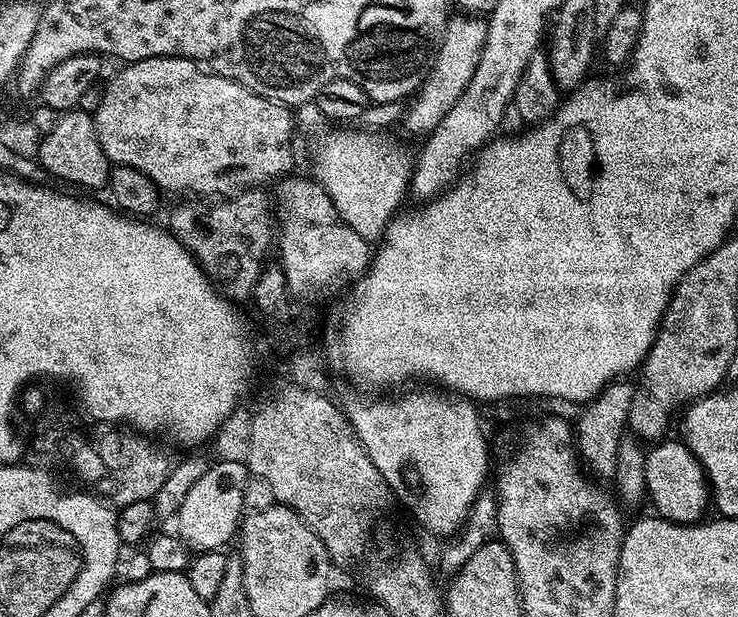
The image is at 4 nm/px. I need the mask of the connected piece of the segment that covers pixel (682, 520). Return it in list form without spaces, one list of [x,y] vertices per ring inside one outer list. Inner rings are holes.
[[[673,438],[673,440],[668,439],[661,439],[655,446],[649,447],[644,457],[646,486],[648,487],[647,499],[650,504],[652,500],[653,506],[656,507],[653,508],[655,515],[662,516],[666,520],[672,520],[676,524],[694,524],[705,515],[703,512],[710,508],[710,489],[704,475],[704,467],[683,442],[676,438]]]

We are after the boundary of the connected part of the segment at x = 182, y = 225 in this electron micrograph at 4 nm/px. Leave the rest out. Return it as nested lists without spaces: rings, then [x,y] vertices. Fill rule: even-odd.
[[[260,190],[237,192],[231,198],[221,199],[213,208],[199,212],[196,208],[180,208],[169,218],[167,227],[176,241],[194,257],[200,269],[208,275],[209,280],[218,289],[220,295],[233,302],[241,302],[253,295],[256,284],[260,280],[261,269],[266,264],[264,252],[274,244],[274,208]]]

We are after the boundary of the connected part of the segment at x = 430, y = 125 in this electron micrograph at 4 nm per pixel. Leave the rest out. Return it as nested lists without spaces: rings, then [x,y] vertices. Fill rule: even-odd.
[[[456,14],[449,19],[448,28],[440,43],[436,61],[430,66],[426,78],[421,82],[418,91],[411,97],[408,112],[402,121],[402,128],[413,132],[419,138],[427,137],[429,132],[450,114],[454,102],[462,98],[466,86],[470,86],[470,78],[474,78],[474,70],[478,70],[478,62],[482,58],[482,50],[486,46],[488,33],[487,19],[476,14]]]

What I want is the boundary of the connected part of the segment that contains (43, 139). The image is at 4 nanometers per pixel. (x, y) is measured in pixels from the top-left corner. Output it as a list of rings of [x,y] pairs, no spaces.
[[[81,110],[65,111],[58,126],[54,126],[50,134],[40,136],[38,142],[40,142],[38,163],[49,177],[57,176],[68,184],[81,184],[84,188],[103,189],[107,185],[110,161],[98,142],[93,113]]]

